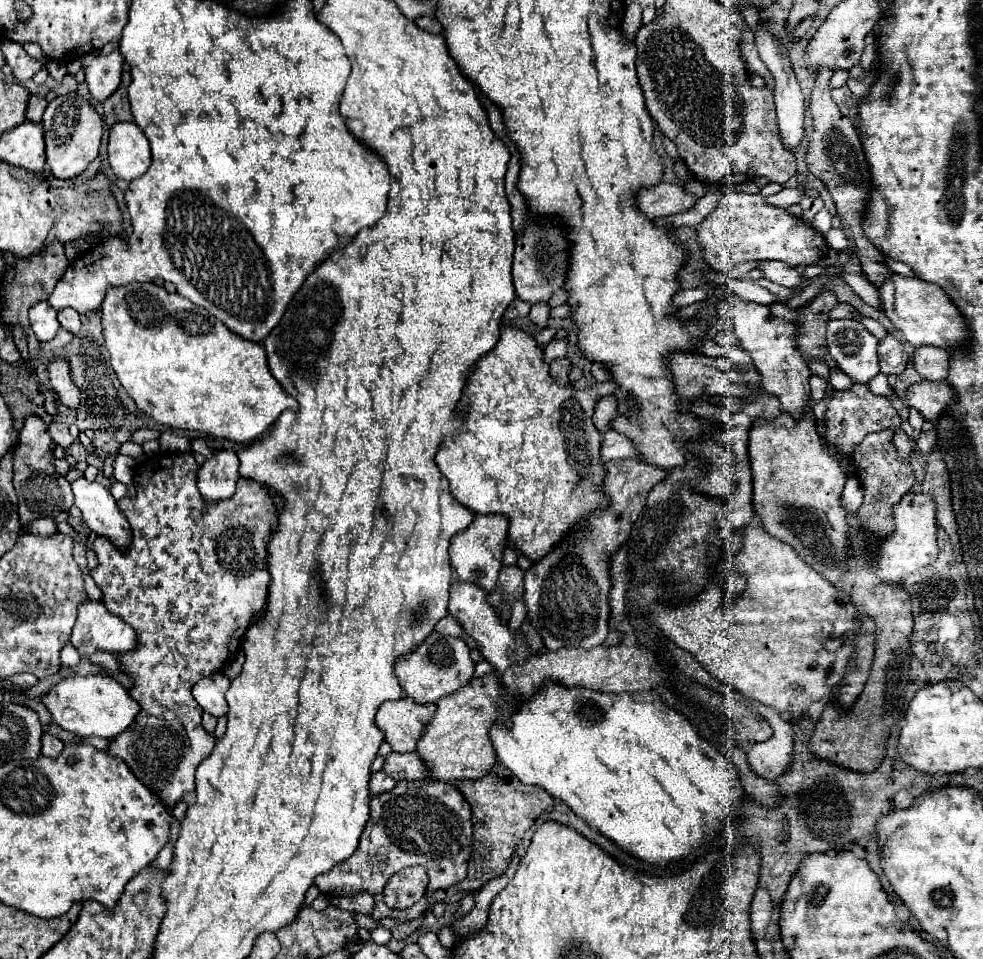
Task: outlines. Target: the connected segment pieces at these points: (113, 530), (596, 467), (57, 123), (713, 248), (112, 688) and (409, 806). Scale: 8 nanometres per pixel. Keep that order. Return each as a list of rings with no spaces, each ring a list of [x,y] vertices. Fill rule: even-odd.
[[[84,476],[72,482],[74,504],[80,508],[86,526],[108,536],[118,548],[126,548],[130,542],[130,526],[122,512],[116,508],[116,500],[100,482],[90,482]]]
[[[502,324],[500,330],[500,340],[496,344],[496,348],[492,352],[488,352],[476,366],[476,370],[470,376],[470,384],[466,388],[466,402],[462,402],[462,406],[466,408],[466,424],[462,428],[462,432],[458,436],[452,436],[446,440],[446,444],[440,446],[440,452],[436,454],[436,464],[440,468],[440,472],[448,478],[450,482],[450,490],[454,494],[454,498],[464,504],[466,508],[478,512],[478,514],[490,514],[490,512],[498,512],[504,514],[510,522],[510,530],[508,530],[508,540],[524,554],[530,556],[532,560],[540,560],[540,556],[544,556],[544,552],[548,552],[548,548],[552,548],[552,544],[556,544],[556,540],[560,540],[560,536],[564,536],[564,532],[568,532],[568,528],[572,528],[572,520],[578,520],[580,516],[586,516],[592,508],[602,506],[602,500],[606,500],[598,488],[602,484],[604,478],[604,466],[600,464],[600,434],[592,424],[592,412],[594,412],[594,404],[602,398],[612,394],[612,388],[608,386],[608,382],[602,384],[594,384],[588,388],[588,400],[572,400],[574,396],[574,388],[560,388],[556,384],[556,380],[550,376],[550,366],[544,362],[542,358],[542,350],[536,344],[536,340],[516,328],[514,324]]]
[[[80,94],[56,96],[42,116],[42,128],[46,142],[46,164],[56,178],[70,180],[74,176],[80,176],[86,166],[98,156],[102,140],[102,120]]]
[[[732,192],[724,196],[706,216],[706,220],[696,226],[696,232],[708,266],[724,273],[734,265],[759,260],[780,260],[792,266],[812,266],[818,264],[828,252],[826,238],[818,230],[814,230],[802,218],[790,216],[786,210],[764,204],[760,194]]]
[[[78,672],[62,678],[58,684],[52,686],[50,692],[42,694],[40,700],[48,708],[48,712],[52,714],[52,720],[60,728],[64,728],[80,738],[100,736],[100,738],[110,740],[132,724],[132,720],[136,718],[138,708],[140,708],[128,696],[126,688],[122,684],[118,684],[116,680],[112,680],[110,676],[102,676],[102,674],[82,676]]]
[[[398,782],[390,792],[374,796],[370,800],[370,820],[360,836],[356,852],[332,868],[330,872],[318,876],[314,884],[322,894],[342,894],[356,896],[368,892],[374,896],[374,910],[368,914],[372,920],[398,918],[416,920],[424,916],[428,908],[428,896],[436,890],[446,890],[466,878],[468,858],[472,852],[472,822],[470,806],[462,794],[448,782]],[[406,866],[422,866],[428,870],[428,894],[420,898],[412,908],[398,910],[388,908],[382,900],[382,890],[388,878]]]

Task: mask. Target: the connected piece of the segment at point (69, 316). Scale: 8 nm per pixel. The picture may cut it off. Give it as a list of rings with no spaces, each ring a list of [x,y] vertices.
[[[72,308],[60,310],[60,312],[58,312],[58,322],[62,324],[64,330],[68,330],[68,332],[72,332],[72,334],[80,332],[80,326],[82,326],[80,314],[78,314],[76,310],[72,310]]]

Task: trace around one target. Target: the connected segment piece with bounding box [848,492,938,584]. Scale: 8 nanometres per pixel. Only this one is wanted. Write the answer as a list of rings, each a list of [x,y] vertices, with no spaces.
[[[908,492],[898,504],[892,506],[894,532],[882,540],[872,538],[872,534],[860,524],[852,524],[848,530],[848,554],[850,558],[866,558],[866,568],[884,582],[902,582],[912,572],[930,566],[938,556],[936,546],[936,512],[934,502],[926,494]]]

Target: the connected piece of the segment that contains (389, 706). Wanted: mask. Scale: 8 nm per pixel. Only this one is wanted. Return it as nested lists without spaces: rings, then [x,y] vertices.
[[[404,696],[400,700],[384,702],[378,708],[376,726],[384,732],[384,740],[392,746],[392,750],[412,752],[434,710],[434,704],[418,704]]]

